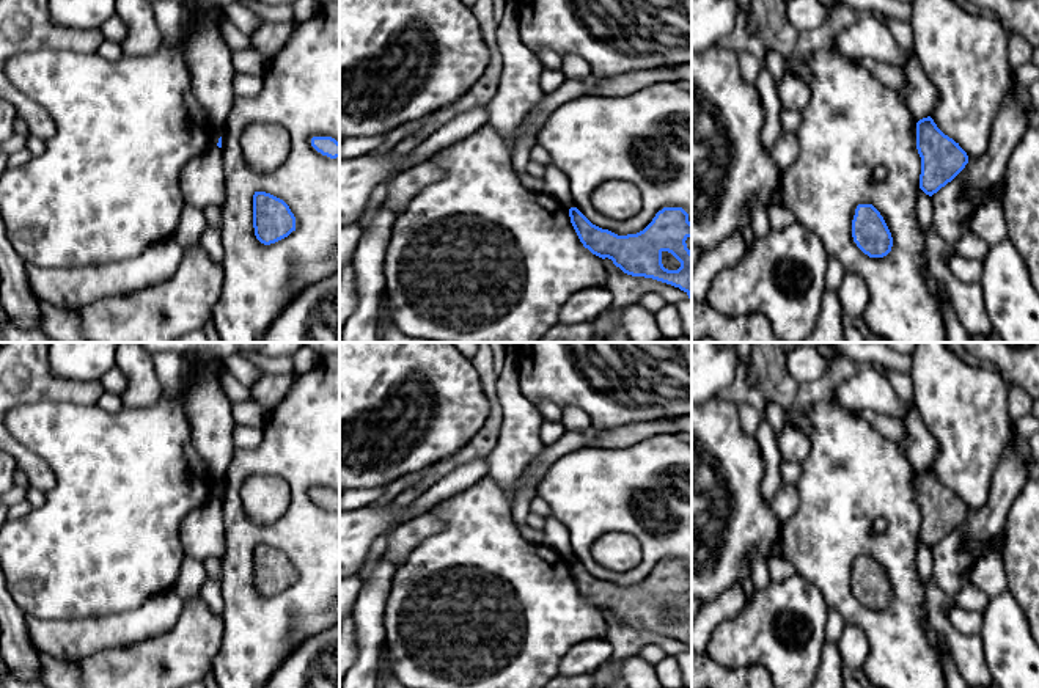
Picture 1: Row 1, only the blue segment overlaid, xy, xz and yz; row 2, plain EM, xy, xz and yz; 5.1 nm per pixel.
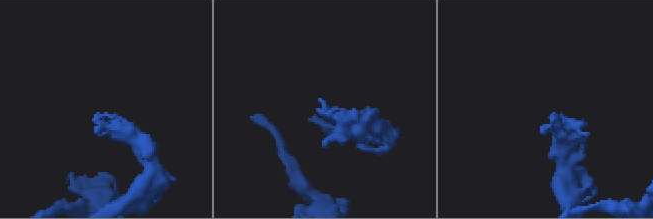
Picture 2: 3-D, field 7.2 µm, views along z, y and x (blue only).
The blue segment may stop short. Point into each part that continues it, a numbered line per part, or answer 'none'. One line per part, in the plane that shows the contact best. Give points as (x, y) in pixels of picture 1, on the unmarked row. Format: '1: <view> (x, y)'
none

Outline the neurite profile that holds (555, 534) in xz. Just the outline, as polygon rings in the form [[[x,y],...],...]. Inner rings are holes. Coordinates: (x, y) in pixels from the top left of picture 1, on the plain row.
[[[553,517],[545,518],[544,545],[553,548],[563,559],[571,561],[571,537],[567,528]]]

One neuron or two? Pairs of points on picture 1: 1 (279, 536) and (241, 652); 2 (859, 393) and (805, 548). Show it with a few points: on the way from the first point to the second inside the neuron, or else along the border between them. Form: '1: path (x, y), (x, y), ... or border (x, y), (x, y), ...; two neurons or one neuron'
1: path (244, 547), (241, 550), (241, 618); one neuron
2: border (833, 398), (854, 412); two neurons

